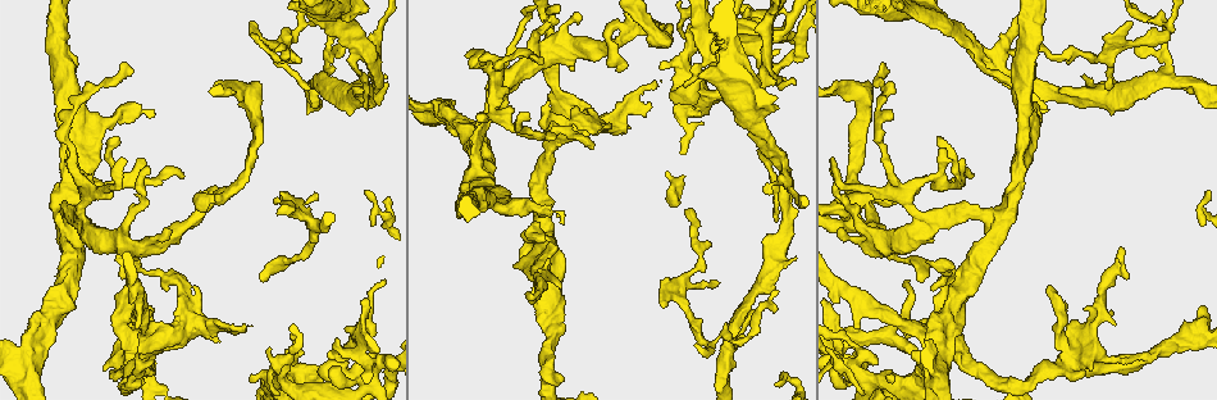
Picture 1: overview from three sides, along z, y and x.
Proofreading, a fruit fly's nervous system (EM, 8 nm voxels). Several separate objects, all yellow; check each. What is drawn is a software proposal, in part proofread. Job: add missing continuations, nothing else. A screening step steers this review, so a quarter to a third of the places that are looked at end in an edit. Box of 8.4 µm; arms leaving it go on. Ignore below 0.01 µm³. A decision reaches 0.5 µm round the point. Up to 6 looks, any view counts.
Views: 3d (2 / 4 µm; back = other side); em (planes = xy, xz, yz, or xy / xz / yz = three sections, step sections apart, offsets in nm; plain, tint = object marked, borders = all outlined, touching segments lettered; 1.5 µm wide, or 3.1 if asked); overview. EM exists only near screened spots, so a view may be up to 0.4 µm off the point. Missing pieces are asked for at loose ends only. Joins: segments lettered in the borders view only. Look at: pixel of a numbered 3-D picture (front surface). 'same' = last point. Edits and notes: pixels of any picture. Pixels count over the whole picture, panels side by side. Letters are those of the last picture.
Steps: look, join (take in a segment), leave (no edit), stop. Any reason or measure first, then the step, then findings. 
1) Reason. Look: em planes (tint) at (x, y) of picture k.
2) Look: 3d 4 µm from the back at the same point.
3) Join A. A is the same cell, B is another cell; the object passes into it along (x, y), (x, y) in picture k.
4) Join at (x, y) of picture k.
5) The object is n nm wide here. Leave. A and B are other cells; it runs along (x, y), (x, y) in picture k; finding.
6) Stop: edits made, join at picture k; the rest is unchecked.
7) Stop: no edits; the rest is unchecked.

Branch stops here. Look: 3d 4 µm at (275, 53) of picture 1.

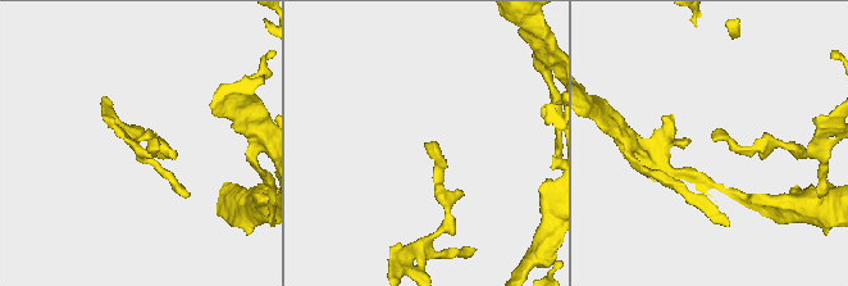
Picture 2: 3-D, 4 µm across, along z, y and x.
Look: em xy step 8 (tint) at (140, 139) of picture 2.

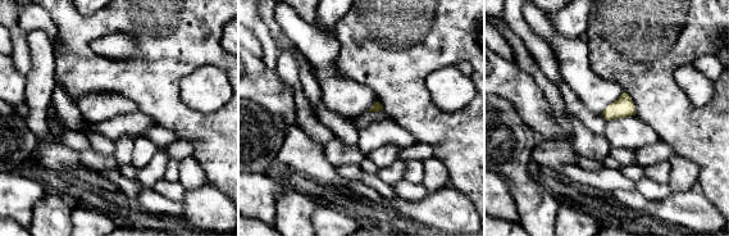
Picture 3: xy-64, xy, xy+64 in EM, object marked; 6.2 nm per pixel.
Another direction. Look: em planes (borders) at the same point.

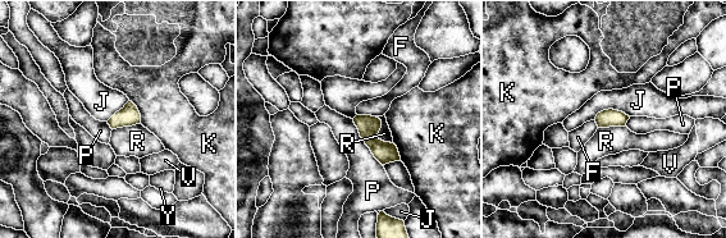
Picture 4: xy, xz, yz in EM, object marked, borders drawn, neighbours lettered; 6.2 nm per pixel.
Leave. F, J, K, P, R, V and Y are other cells; a border runs along (352, 119), (359, 136), (382, 165) in picture 4; none of them fits.

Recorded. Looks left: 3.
An open end. Look: em planes (tint) at (894, 377) of picture 1.

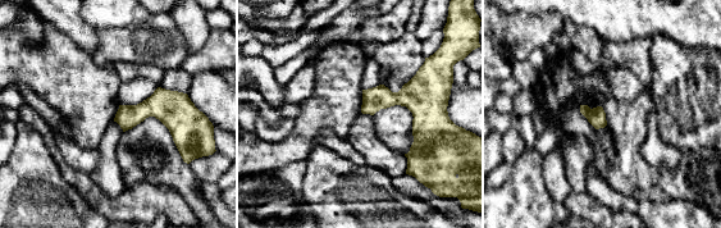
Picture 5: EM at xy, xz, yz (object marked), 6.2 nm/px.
See the neighbours. Look: em planes (borders) at the same point.

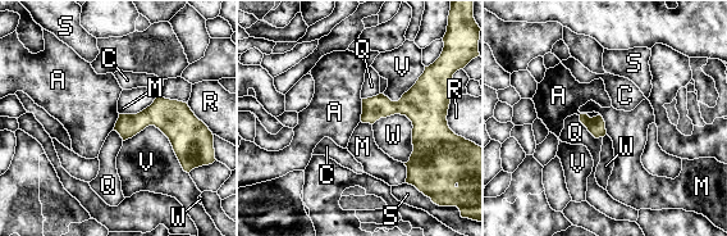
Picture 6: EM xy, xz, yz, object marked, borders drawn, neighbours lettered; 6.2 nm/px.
Leave. A, C, M, Q, R, S, V and W are other cells; none of them fits.

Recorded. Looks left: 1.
Free end. Look: em planes (borders) at (136, 328) of picture 1.

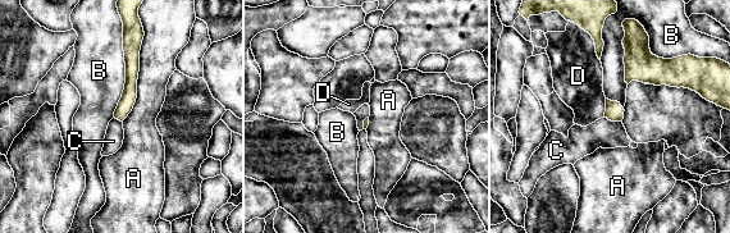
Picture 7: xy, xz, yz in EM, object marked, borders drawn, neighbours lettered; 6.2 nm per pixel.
Leave. A, B, C and D are other cells; a border runs along (603, 117), (620, 122) in picture 7; no lettered segment goes on from it.

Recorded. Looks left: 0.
Stop: no edits; the rest is unchecked.

